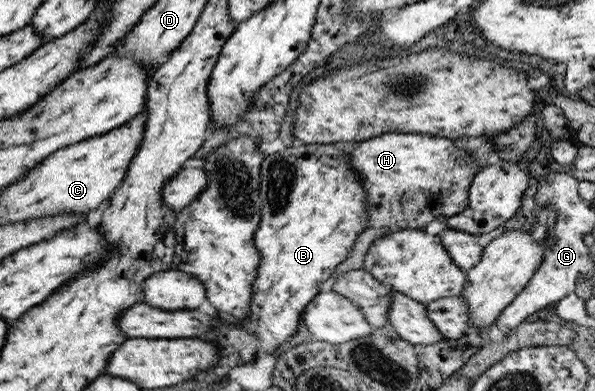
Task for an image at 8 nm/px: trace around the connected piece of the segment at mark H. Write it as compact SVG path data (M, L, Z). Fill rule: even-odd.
M387 132L355 143L349 152L349 167L357 171L367 193L365 211L369 215L369 228L397 230L423 229L439 215L449 217L463 212L472 178L483 165L471 159L455 140Z

